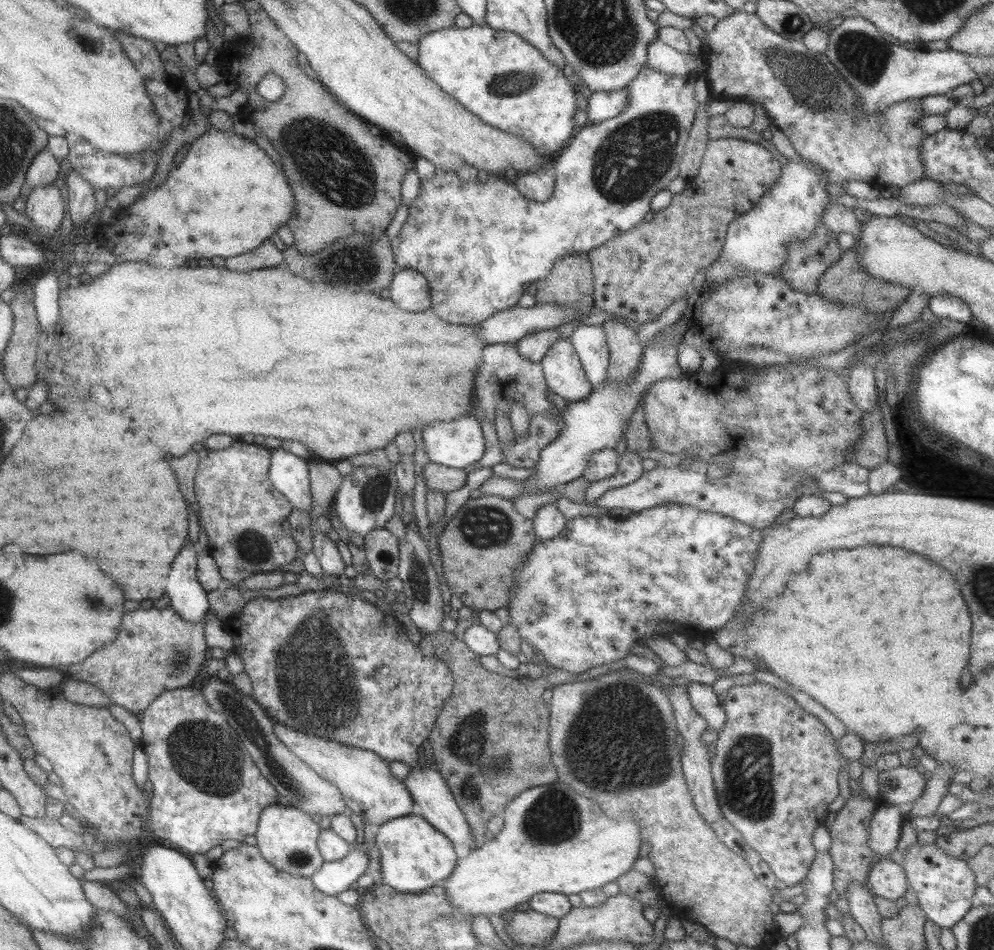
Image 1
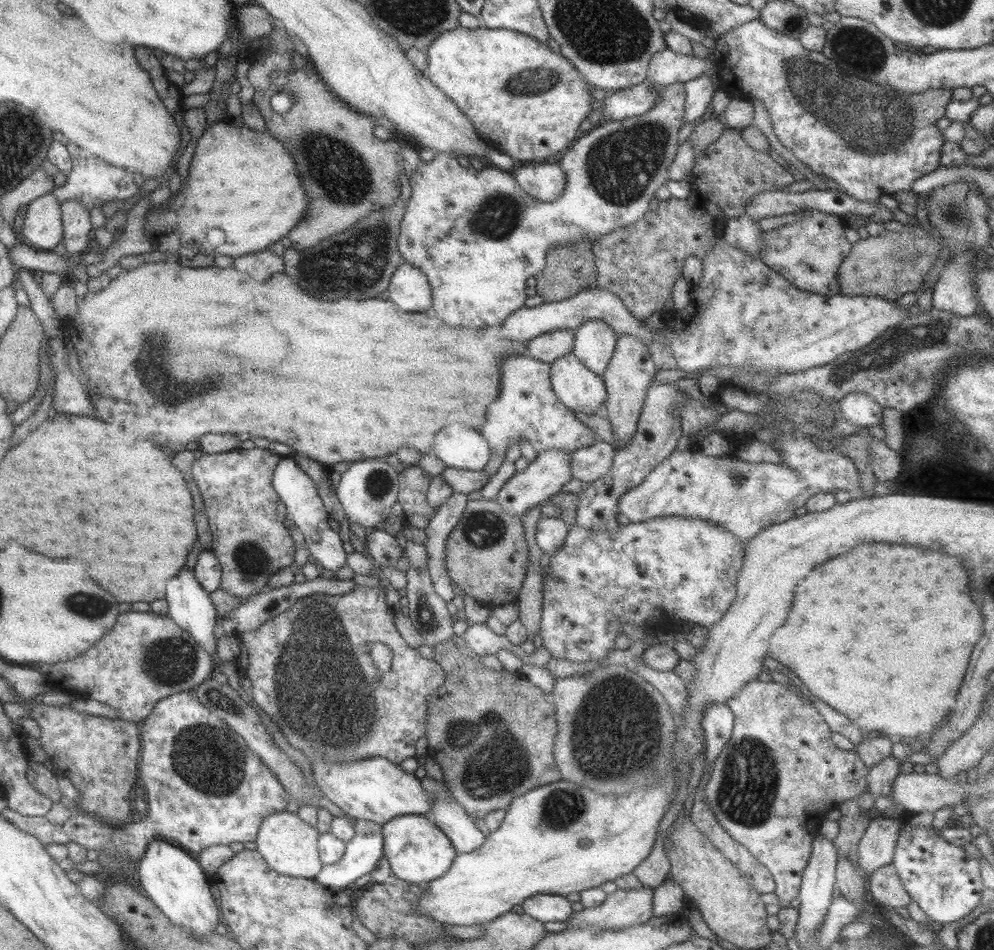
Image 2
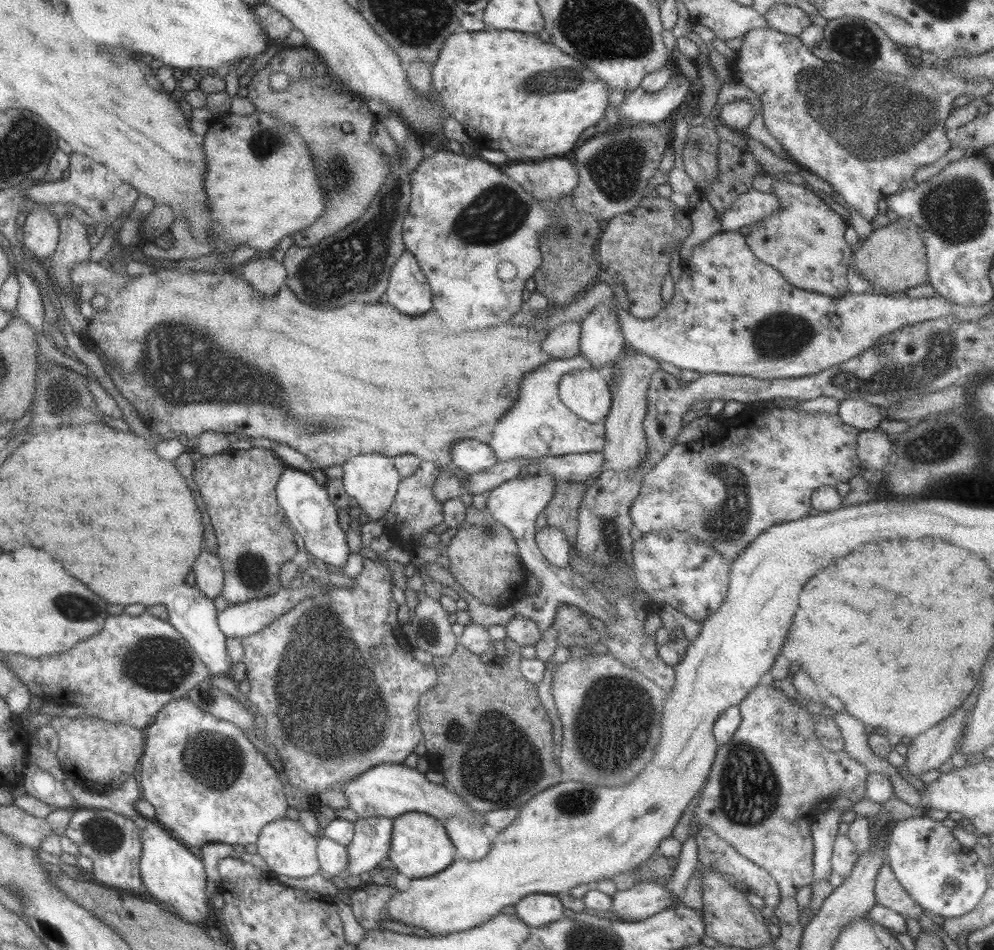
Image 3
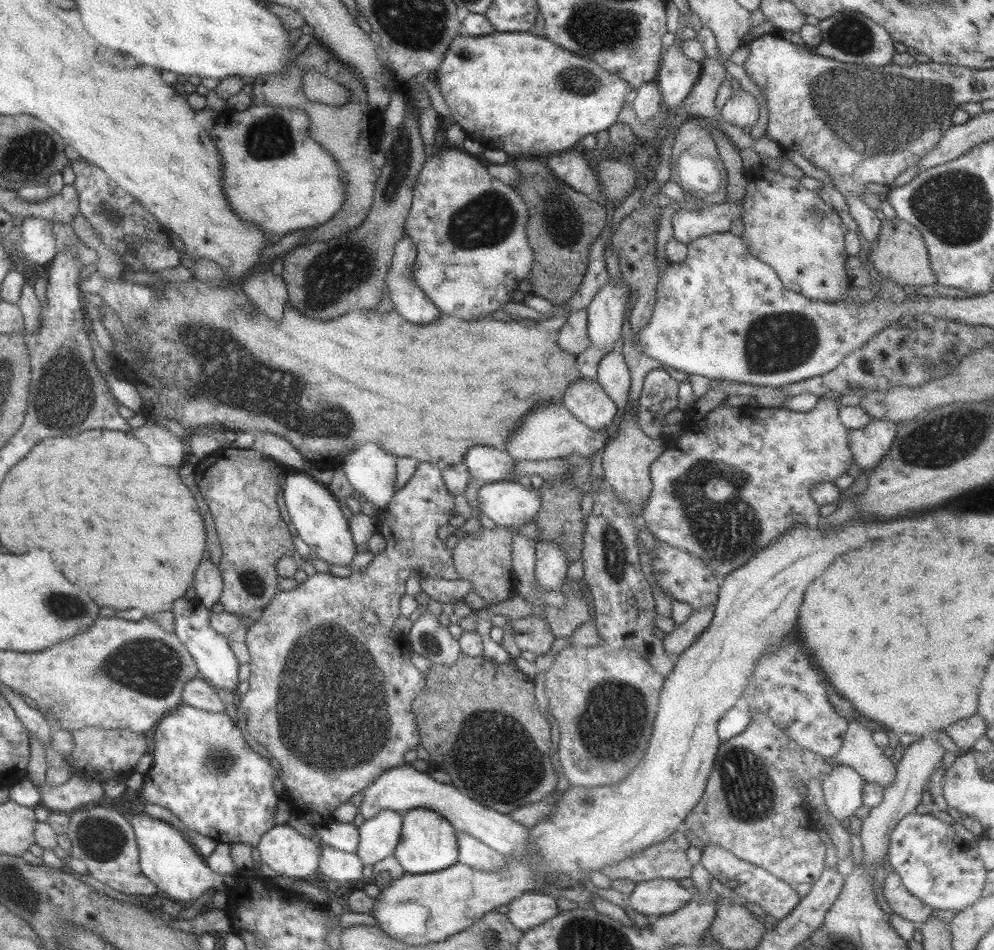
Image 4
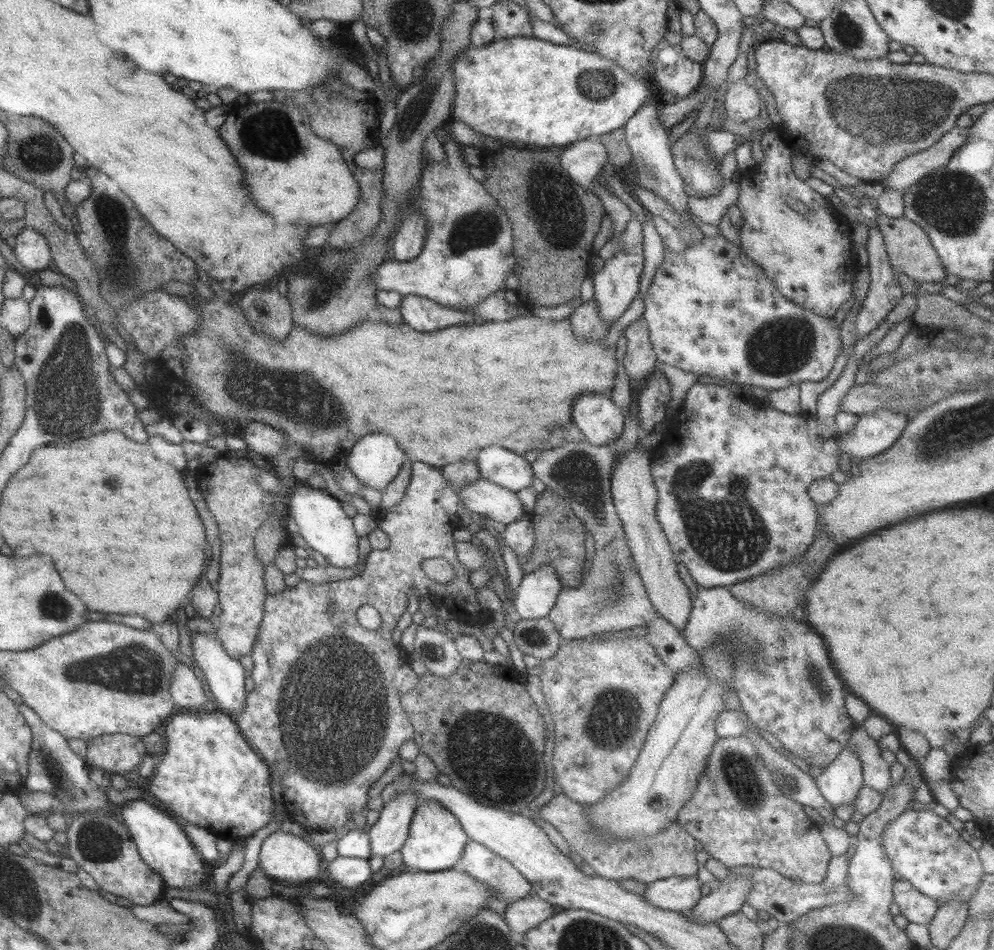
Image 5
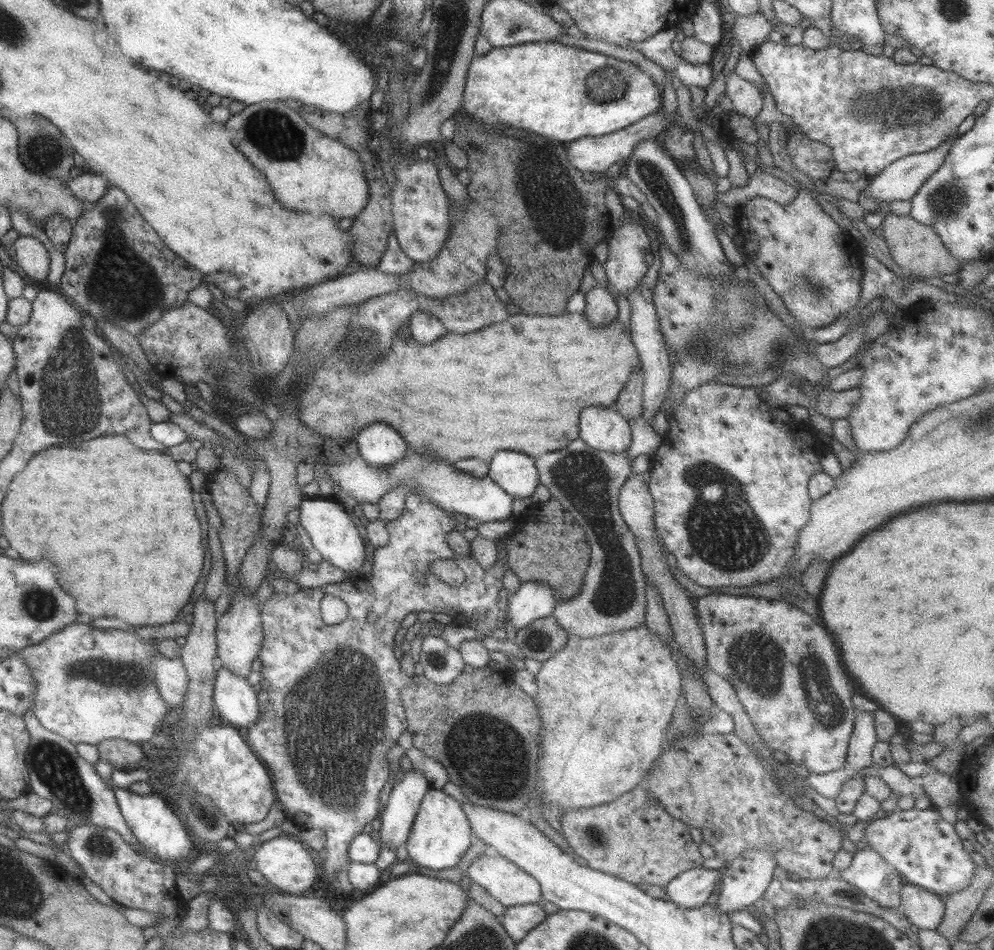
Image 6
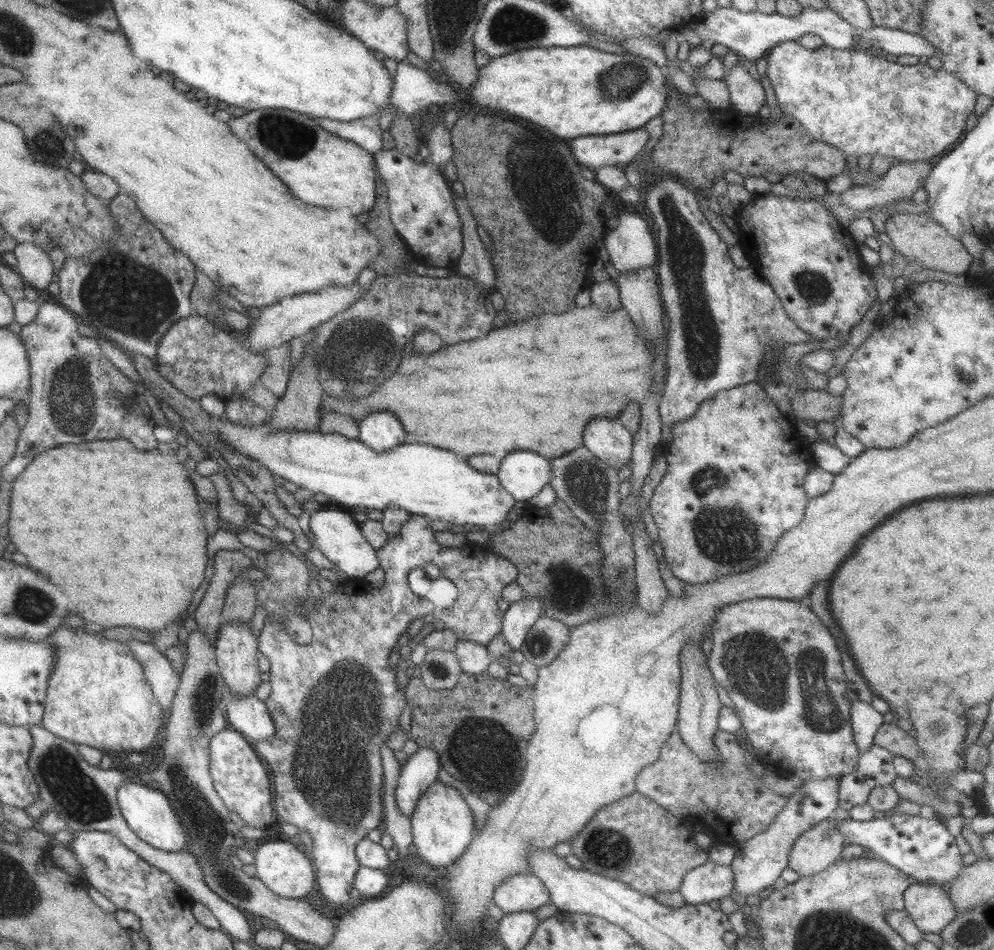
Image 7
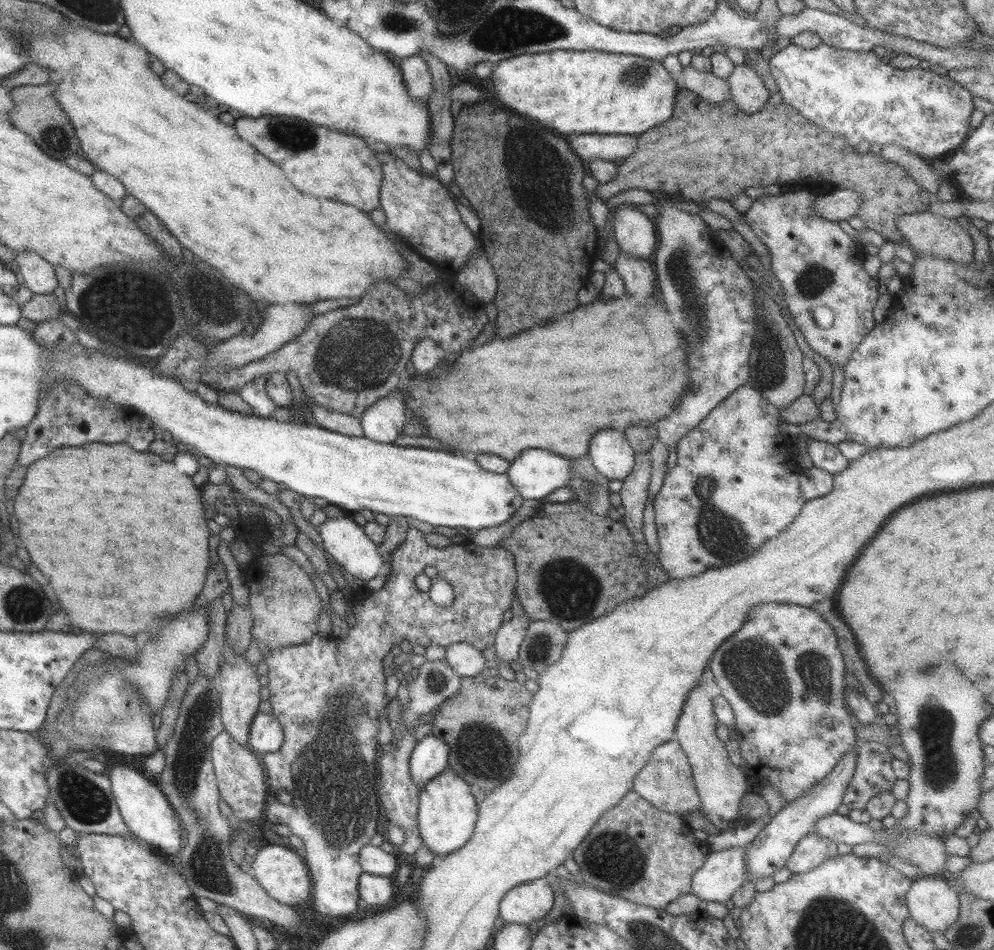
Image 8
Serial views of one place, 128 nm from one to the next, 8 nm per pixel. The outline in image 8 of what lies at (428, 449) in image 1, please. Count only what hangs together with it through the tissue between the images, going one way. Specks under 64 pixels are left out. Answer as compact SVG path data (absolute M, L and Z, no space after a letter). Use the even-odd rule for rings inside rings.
M523 450L510 461L504 472L518 495L525 500L541 501L555 488L566 486L572 466L570 459L545 450Z

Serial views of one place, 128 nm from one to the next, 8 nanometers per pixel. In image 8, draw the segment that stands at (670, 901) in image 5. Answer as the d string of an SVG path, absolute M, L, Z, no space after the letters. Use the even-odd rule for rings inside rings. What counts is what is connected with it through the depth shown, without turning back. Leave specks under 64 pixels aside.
M744 847L711 851L704 863L692 874L690 894L701 902L724 904L747 880Z

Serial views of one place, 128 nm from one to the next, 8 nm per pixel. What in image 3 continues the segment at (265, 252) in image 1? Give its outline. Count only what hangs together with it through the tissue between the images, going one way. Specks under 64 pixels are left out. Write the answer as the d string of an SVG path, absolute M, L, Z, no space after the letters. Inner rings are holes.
M254 256L241 266L241 278L261 296L271 298L284 284L286 271L282 263L276 262L273 257Z

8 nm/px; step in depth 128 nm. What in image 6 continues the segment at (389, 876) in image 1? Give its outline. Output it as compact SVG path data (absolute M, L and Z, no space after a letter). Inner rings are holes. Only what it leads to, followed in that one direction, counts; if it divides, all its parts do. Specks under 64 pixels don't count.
M429 788L423 796L419 811L415 814L404 847L415 864L431 870L443 870L457 866L473 840L467 815L461 811L460 803L441 790Z

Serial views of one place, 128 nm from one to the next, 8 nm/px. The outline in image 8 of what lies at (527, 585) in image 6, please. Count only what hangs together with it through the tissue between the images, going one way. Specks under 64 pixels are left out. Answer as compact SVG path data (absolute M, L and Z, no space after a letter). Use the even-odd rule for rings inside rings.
M526 615L511 617L509 620L503 621L497 629L493 644L496 654L494 661L499 660L499 667L496 668L498 676L505 680L514 680L514 671L507 665L507 662L518 660L518 650L530 621Z

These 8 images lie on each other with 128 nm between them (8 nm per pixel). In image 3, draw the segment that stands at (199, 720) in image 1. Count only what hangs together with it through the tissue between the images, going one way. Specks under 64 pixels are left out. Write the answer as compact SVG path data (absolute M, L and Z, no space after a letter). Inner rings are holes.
M179 697L168 700L154 716L154 721L149 726L143 728L143 732L143 756L138 761L137 773L134 776L136 780L141 782L140 798L152 805L154 809L153 822L159 824L161 828L171 834L181 844L187 847L195 846L195 848L200 848L208 842L222 842L230 845L238 844L243 846L246 844L255 844L263 826L276 819L279 820L285 817L285 811L288 806L286 805L285 794L283 794L284 779L278 772L275 772L275 769L267 762L265 756L255 750L256 746L247 739L247 736L243 734L243 731L238 726L231 724L231 722L215 718L212 714L195 706L195 703L186 697ZM76 807L63 835L77 845L81 855L91 860L92 881L123 892L129 891L133 894L145 892L138 869L142 840L139 838L137 826L129 826L129 820L111 818L109 810Z

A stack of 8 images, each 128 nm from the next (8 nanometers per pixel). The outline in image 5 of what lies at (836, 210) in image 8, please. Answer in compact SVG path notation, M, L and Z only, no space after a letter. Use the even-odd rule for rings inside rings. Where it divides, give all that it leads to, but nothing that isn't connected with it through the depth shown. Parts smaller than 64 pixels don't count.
M951 127L929 148L910 154L894 164L887 178L879 180L879 183L883 188L894 188L903 192L904 188L911 187L921 177L927 177L935 169L943 168L955 150L967 140L969 133L969 127Z

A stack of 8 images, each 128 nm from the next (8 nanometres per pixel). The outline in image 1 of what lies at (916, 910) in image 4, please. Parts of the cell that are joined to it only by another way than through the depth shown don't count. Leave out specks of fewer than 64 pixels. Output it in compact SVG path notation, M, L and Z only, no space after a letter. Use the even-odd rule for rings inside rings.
M891 857L873 861L866 884L872 894L891 902L903 897L908 888L903 867Z

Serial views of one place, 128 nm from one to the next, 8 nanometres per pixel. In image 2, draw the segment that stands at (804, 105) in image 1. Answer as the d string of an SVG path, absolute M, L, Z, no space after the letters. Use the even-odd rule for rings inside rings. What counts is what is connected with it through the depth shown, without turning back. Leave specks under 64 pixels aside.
M751 19L749 22L731 27L731 30L721 33L719 36L715 36L715 38L721 40L727 47L727 54L718 57L716 61L716 66L719 68L718 77L721 89L725 90L732 97L745 97L747 99L753 96L757 97L767 111L775 136L786 150L790 150L803 164L807 164L813 173L819 173L833 179L838 186L841 186L841 190L850 197L860 201L876 201L878 196L883 193L891 195L896 190L910 190L915 180L940 166L938 160L940 146L943 144L944 137L934 125L934 122L944 116L944 108L951 99L952 89L930 88L925 92L899 94L894 91L894 88L879 86L861 77L850 76L823 53L805 50L798 38L791 38L786 34L781 34L776 30L767 28L759 19Z

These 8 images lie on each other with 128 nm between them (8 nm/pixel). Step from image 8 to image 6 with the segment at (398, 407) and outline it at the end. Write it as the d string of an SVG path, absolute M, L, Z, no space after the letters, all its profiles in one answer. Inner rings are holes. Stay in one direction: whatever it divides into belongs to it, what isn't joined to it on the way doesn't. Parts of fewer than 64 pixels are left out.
M371 424L367 430L361 430L357 434L356 449L371 468L391 466L399 462L408 451L403 438L399 438L391 426L383 424Z

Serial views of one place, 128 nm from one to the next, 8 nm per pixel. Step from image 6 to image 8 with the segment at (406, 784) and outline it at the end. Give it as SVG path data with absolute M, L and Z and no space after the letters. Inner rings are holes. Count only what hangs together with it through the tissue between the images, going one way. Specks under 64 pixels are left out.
M425 735L411 750L409 777L419 792L447 768L448 752L447 743L431 735Z

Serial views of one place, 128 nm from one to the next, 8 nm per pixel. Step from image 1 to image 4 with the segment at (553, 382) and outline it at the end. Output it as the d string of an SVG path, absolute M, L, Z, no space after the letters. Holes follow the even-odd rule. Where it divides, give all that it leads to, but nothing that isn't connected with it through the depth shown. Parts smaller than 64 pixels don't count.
M596 378L573 381L563 392L563 400L560 401L572 416L595 430L609 424L617 414L615 404Z

